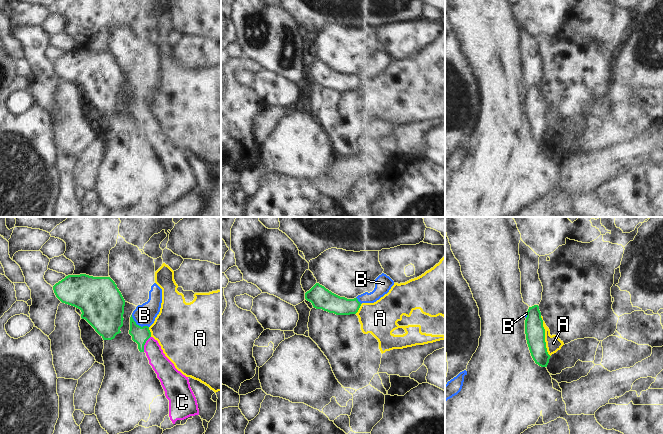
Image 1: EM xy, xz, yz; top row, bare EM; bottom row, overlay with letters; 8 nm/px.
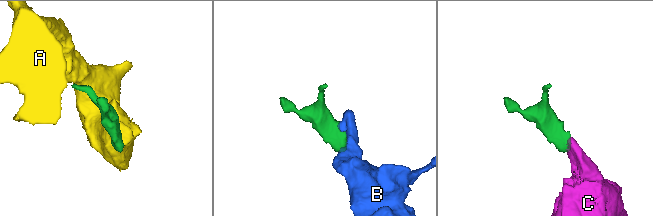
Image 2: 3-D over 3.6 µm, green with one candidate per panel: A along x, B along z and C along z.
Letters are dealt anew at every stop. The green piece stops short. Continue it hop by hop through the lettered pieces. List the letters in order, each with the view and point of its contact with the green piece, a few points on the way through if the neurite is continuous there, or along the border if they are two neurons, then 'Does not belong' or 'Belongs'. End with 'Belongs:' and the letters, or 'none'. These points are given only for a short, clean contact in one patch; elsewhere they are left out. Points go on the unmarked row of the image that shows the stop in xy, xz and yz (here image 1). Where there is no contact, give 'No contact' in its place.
A: Touches green at yz (544, 112). Does not belong
B: Touches green at xy (138, 101). Boundary: xy (131, 91), (137, 100), (148, 103). Does not belong
C: Touches green at xy (144, 120). Path across: xy (140, 111), (144, 120), (164, 144). Belongs
Belongs: C.

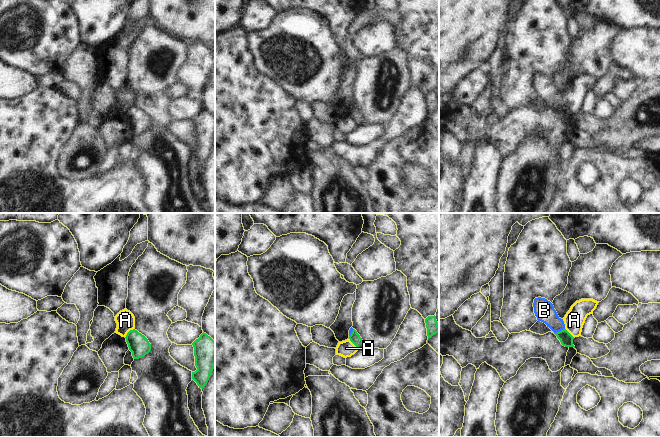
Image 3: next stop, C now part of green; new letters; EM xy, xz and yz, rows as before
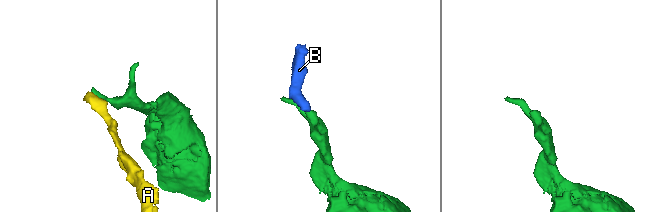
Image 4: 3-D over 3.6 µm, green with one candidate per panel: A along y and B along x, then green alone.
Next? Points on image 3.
A: Touches green at xy (128, 108). Boundary: xy (134, 104), (125, 113). Does not belong
B: Touches green at yz (559, 107). Boundary: yz (564, 104), (554, 109). Does not belong
Belongs: none.

